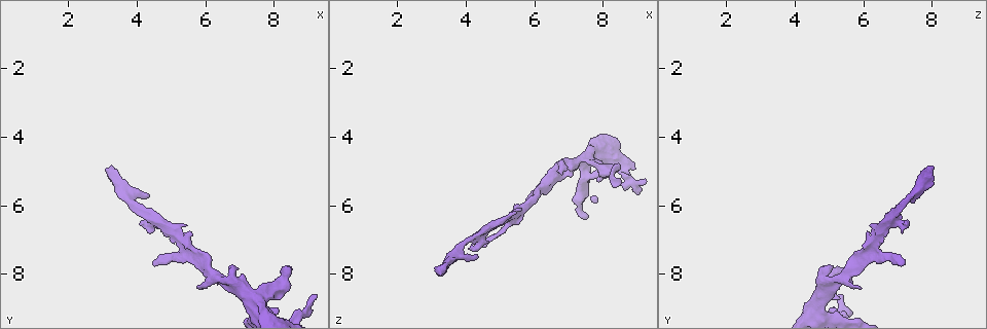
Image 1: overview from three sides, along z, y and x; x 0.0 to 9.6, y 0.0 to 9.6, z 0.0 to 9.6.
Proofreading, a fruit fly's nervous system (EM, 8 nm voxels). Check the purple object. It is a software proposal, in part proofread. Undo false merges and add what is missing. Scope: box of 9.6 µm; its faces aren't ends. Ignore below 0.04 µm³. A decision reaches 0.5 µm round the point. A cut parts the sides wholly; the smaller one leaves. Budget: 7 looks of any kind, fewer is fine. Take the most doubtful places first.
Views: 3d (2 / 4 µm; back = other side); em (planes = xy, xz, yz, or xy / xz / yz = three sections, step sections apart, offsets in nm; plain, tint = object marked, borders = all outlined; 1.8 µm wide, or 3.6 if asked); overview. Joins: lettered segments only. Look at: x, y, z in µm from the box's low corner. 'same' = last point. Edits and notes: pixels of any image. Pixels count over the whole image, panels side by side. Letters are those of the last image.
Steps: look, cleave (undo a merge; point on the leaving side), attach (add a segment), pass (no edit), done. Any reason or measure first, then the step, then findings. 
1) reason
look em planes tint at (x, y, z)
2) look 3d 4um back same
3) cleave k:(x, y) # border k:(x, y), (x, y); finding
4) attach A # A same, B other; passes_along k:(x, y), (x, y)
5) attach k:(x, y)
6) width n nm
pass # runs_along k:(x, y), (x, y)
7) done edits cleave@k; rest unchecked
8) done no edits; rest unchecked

free end
look 3d 2um back at (8.40, 7.80, 5.20)

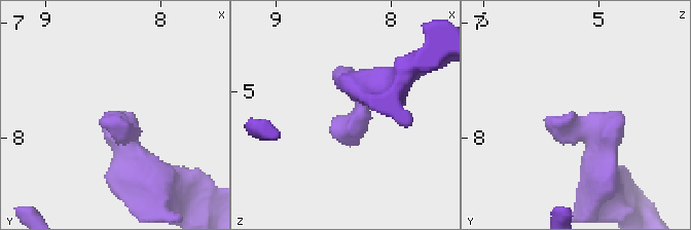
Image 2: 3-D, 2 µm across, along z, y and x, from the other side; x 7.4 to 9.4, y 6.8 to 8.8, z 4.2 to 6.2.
look em planes tint at (8.48, 7.80, 5.22)

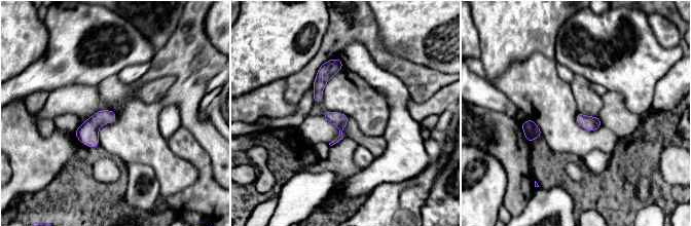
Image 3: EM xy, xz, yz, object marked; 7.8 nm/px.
see the neighbours
look em planes borders same

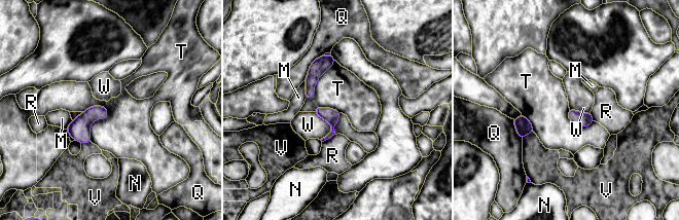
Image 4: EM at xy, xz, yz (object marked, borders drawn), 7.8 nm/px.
pass # M other, N other, Q other, R other, T other, V other, W other; border 4:(101, 105), (90, 141); none of them fits

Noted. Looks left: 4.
an open end
look 3d 2um at (3.10, 4.95, 7.85)

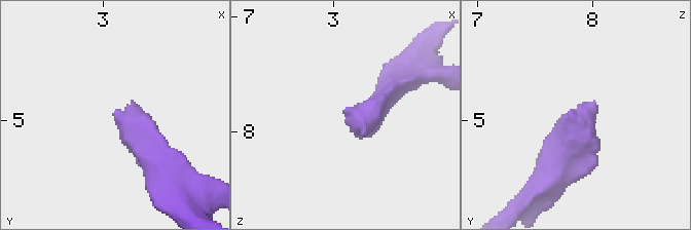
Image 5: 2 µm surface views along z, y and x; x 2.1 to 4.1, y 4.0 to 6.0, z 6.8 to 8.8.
look em yz step 16 borders at (3.10, 4.94, 7.78)

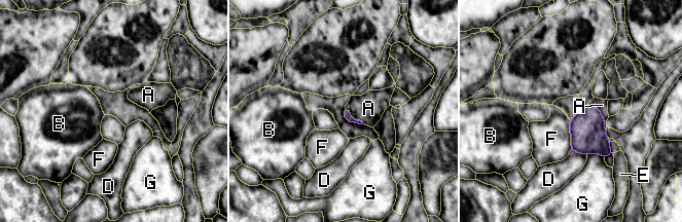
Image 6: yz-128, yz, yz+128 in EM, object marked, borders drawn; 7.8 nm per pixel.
attach A # A same, B other, D other, E other, F other, G other; passes_along 6:(587, 136), (602, 115), (602, 105); the neuron continues

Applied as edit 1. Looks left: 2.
an open end
look em xy step 4 tint at (4.15, 6.60, 7.20)

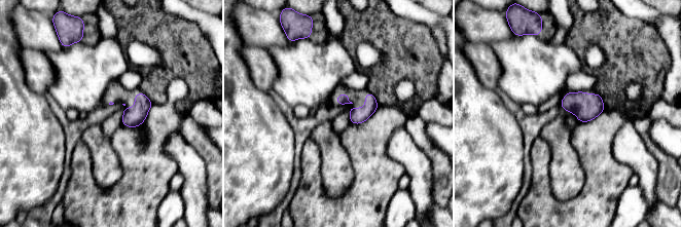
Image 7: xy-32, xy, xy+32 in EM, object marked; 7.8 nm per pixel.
look em xy step 4 borders same

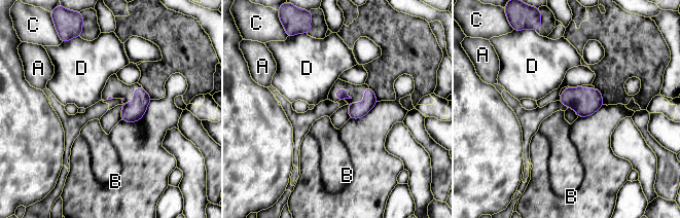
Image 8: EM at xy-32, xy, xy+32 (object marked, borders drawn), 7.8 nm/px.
pass # A other, B other, C other, D other; border 8:(151, 99), (140, 118), (121, 120); no lettered segment goes on from it

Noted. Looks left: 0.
done edits attach@6; rest unchecked

